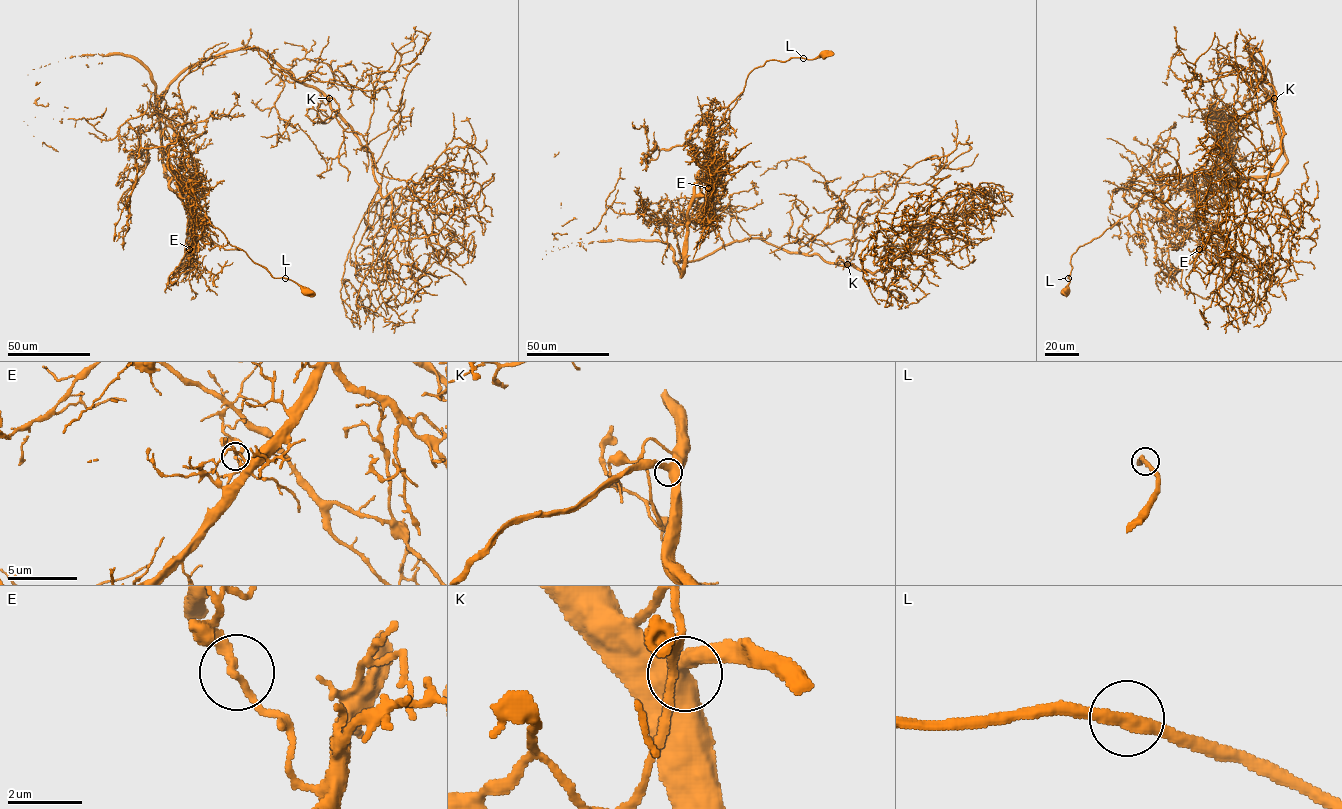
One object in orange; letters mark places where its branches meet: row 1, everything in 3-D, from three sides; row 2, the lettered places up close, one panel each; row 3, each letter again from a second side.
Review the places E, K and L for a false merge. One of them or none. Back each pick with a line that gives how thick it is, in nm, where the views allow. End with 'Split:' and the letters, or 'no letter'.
E: 200 nm thick
Split: E

